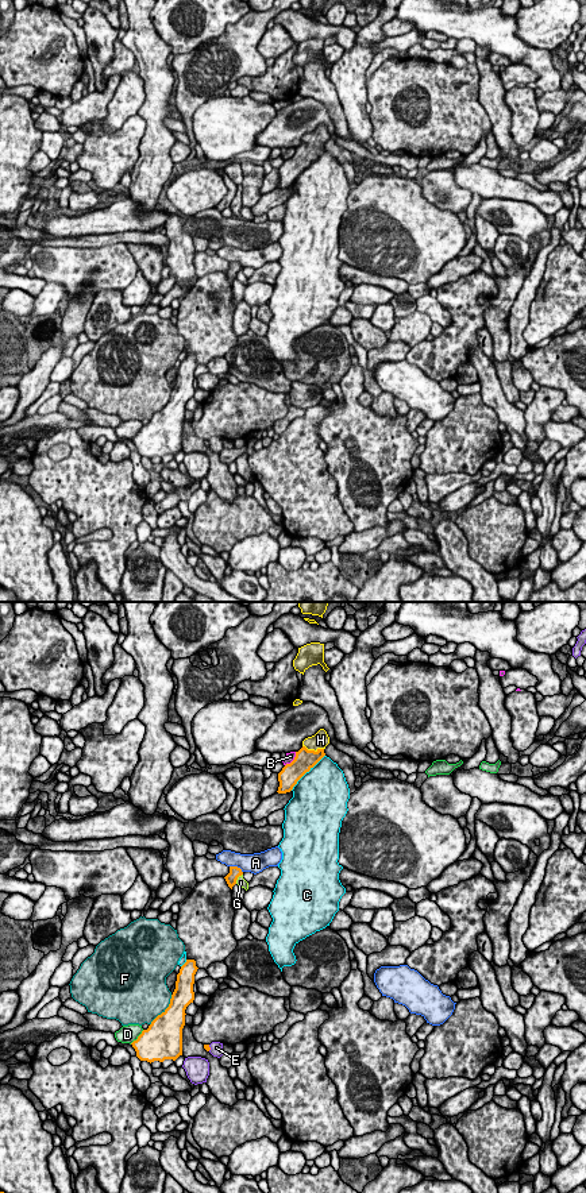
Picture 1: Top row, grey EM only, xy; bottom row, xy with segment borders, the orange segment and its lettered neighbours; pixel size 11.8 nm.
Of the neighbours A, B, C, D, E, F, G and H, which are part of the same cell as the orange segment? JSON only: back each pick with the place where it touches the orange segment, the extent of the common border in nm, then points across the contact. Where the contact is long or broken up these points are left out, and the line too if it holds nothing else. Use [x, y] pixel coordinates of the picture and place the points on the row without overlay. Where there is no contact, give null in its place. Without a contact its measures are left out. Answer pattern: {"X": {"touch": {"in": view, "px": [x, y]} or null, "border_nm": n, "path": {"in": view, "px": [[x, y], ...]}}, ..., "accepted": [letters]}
{"H": {"touch": {"in": "xy", "px": [313, 146]}, "border_nm": 260, "path": {"in": "xy", "px": [[304, 155], [313, 146], [320, 135]]}}, "accepted": ["H"]}

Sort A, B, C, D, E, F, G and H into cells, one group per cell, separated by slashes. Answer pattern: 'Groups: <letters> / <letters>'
Groups: A / B / C / D / E / F / G / H

